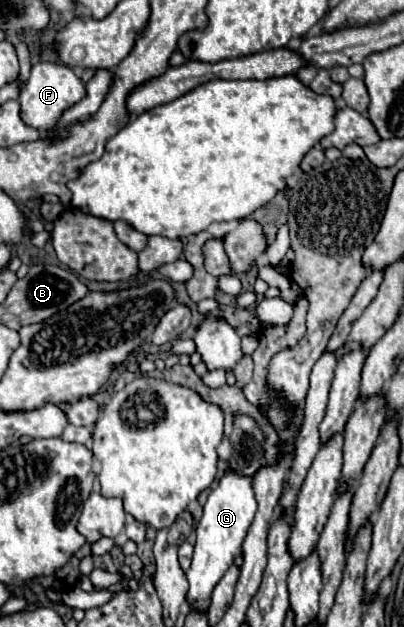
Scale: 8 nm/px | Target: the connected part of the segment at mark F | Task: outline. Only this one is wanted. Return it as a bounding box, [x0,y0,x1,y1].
[19,63,85,133]

